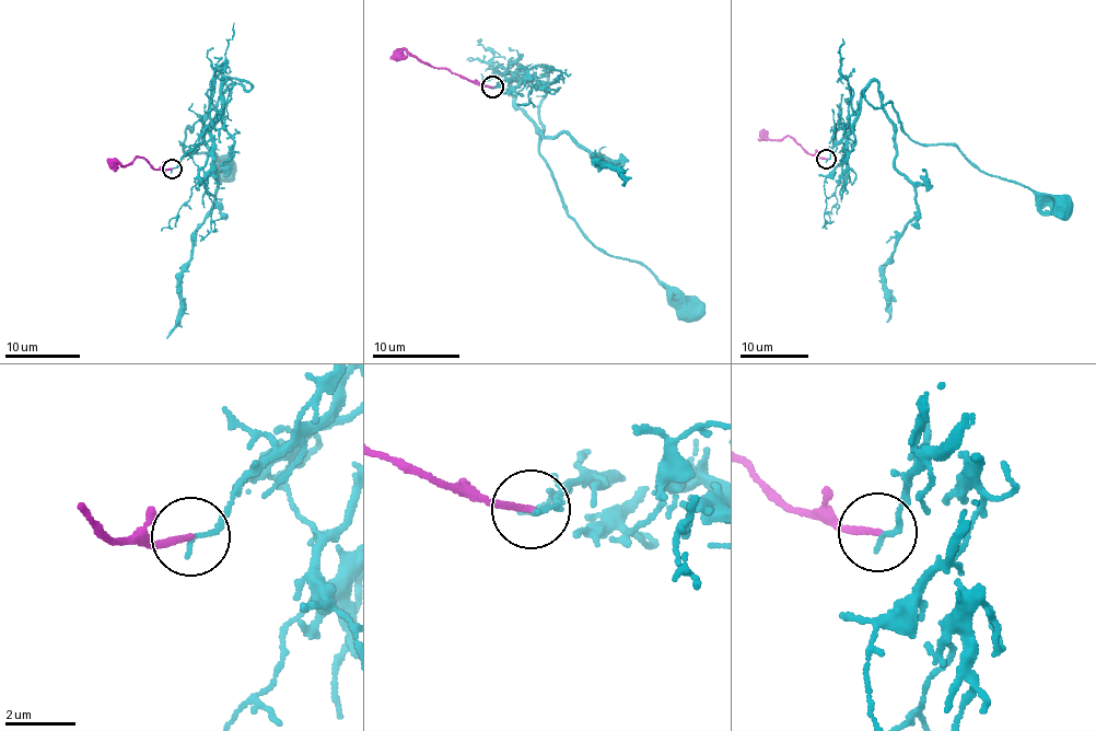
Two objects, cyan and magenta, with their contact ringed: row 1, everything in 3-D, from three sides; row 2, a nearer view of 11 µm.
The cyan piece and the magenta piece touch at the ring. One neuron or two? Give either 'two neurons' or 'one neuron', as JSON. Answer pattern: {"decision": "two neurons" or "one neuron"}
{"decision": "two neurons"}

